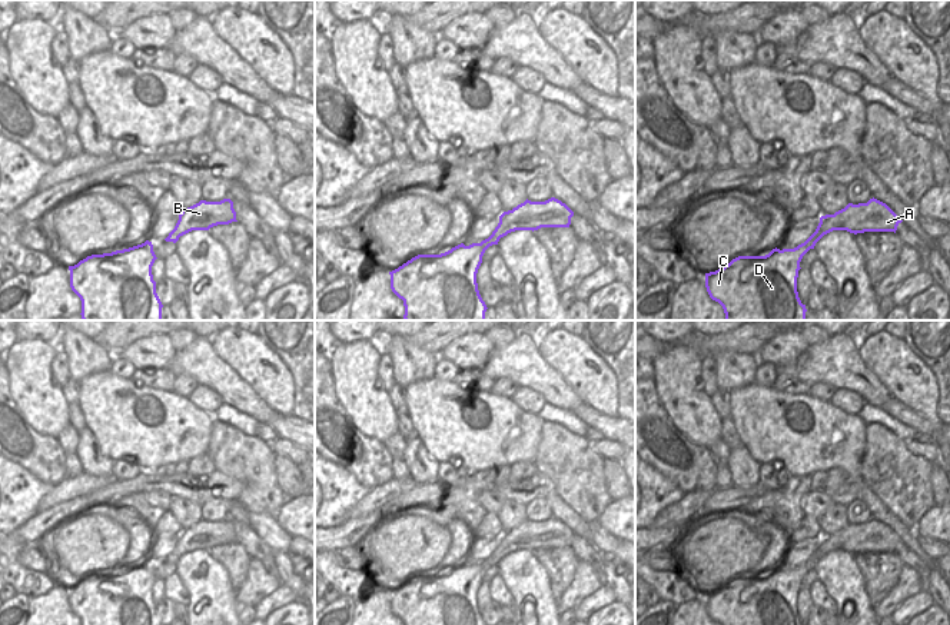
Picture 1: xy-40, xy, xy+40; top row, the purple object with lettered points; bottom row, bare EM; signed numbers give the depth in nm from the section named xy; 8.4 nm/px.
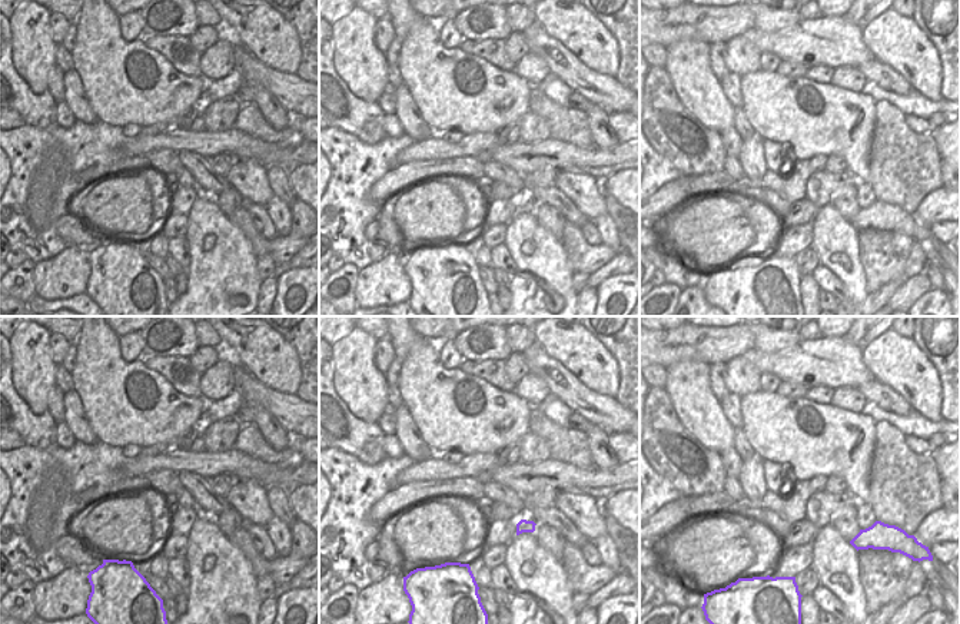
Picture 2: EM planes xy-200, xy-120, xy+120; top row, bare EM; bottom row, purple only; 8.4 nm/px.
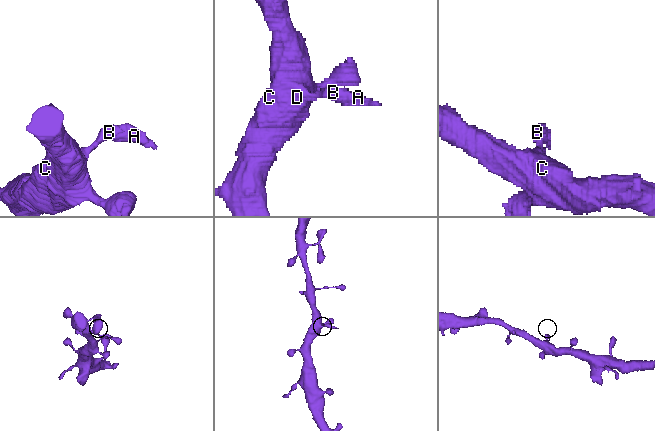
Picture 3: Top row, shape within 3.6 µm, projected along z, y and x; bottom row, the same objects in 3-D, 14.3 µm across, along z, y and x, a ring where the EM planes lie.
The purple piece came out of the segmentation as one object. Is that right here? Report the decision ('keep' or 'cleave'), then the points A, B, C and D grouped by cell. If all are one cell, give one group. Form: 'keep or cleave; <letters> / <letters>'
cleave; A B / C D

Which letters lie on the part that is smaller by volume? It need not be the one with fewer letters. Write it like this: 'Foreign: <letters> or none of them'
Foreign: A, B

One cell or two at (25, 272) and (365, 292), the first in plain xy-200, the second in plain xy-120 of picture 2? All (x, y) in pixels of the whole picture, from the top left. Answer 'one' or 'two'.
two

